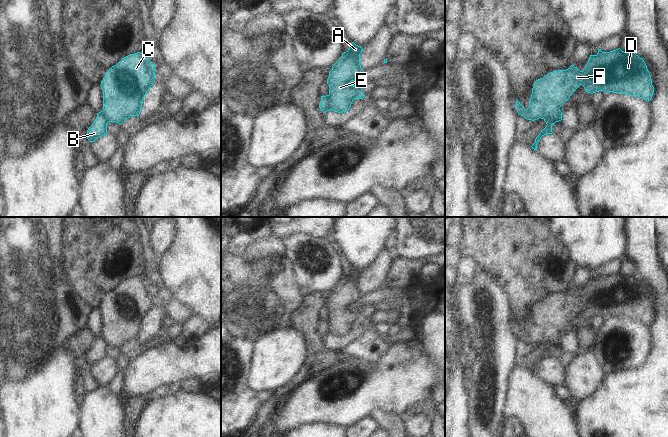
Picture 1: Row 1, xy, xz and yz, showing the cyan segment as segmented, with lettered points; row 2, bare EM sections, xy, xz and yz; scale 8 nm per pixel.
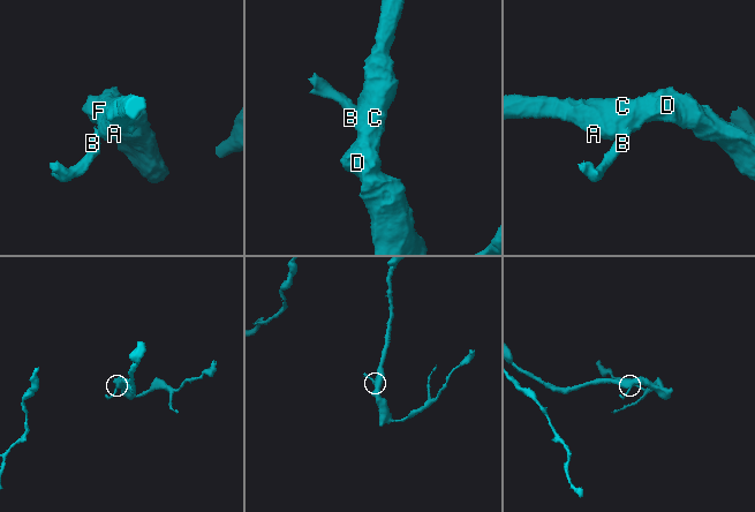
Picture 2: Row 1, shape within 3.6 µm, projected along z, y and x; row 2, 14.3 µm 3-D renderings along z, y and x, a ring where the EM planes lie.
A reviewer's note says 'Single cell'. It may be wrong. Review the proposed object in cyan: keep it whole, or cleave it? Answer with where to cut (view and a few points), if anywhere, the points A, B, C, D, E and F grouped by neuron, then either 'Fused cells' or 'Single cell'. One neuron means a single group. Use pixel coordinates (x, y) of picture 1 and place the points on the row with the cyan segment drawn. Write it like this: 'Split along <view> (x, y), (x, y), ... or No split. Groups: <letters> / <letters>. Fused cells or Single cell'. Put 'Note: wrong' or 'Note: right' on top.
Note: wrong
Split along yz (562, 113), (558, 112), (544, 119). Groups: A C D E F / B. Fused cells.

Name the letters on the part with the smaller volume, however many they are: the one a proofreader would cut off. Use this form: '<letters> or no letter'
B

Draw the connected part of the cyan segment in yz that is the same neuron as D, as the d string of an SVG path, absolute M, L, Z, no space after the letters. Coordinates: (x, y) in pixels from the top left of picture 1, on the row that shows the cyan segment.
M620 48L602 52L598 49L596 55L590 55L585 69L580 71L573 64L566 70L550 72L541 79L535 81L532 88L529 107L525 109L520 102L516 101L516 110L519 115L527 120L548 119L557 115L560 107L570 98L572 93L582 85L587 93L599 91L629 94L638 96L649 102L654 93L652 79L647 65L642 58L633 51L624 52Z

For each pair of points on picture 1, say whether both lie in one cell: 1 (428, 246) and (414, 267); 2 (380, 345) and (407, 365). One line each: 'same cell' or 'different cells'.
1: different cells
2: different cells

